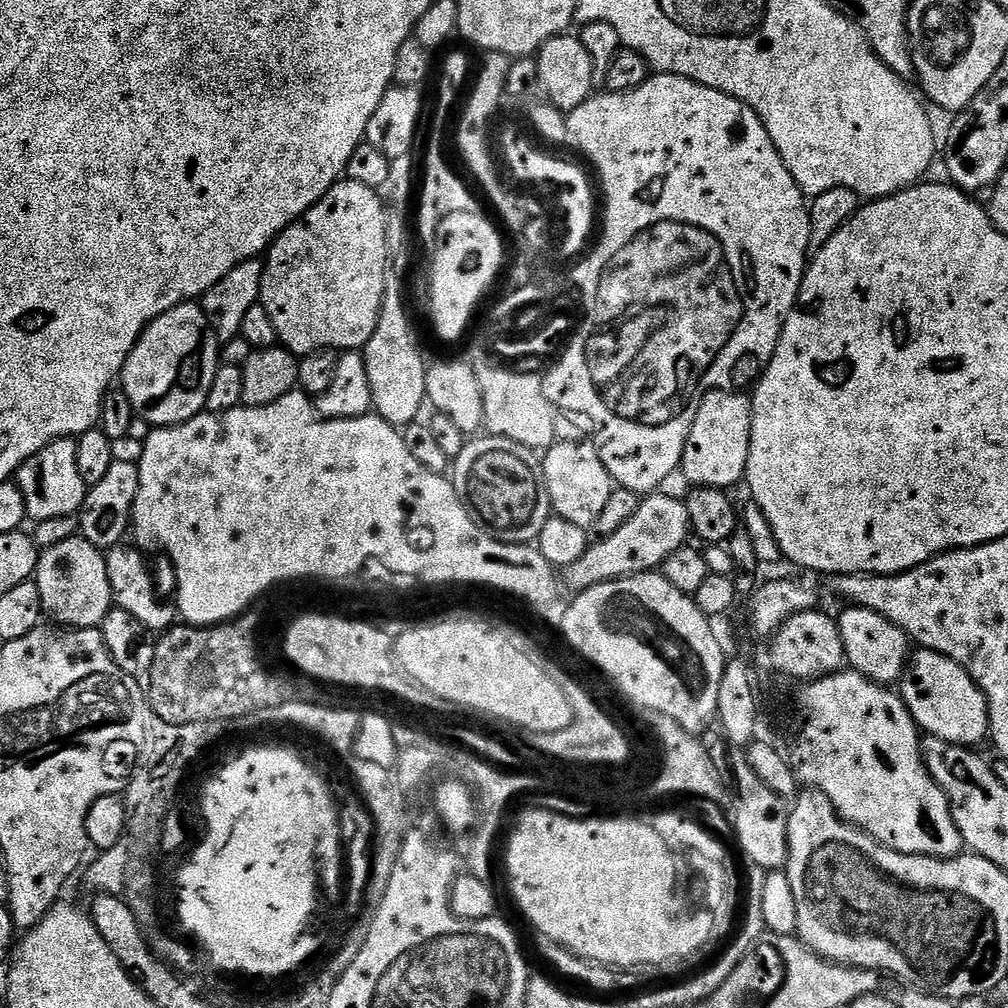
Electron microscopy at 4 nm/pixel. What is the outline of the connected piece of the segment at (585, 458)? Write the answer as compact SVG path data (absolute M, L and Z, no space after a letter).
M561 440L543 453L542 463L544 485L553 513L566 518L566 522L574 522L574 526L591 529L598 514L602 514L614 487L606 466L602 466L595 443Z

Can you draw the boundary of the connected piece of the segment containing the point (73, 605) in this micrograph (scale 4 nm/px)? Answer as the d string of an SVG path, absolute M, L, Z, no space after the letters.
M73 538L59 546L43 549L34 579L45 613L49 617L52 615L57 625L73 630L103 625L114 607L104 557L101 549L83 538Z

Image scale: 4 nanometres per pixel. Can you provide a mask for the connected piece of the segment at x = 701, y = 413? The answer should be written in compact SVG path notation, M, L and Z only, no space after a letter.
M715 388L706 393L698 406L698 414L694 414L694 426L690 426L690 434L686 438L686 446L682 454L679 471L689 480L689 485L698 488L722 488L732 490L736 483L745 479L750 454L750 438L752 437L752 401L743 391L723 392Z

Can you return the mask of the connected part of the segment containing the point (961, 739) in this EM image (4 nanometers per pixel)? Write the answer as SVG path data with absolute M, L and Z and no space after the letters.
M917 647L911 653L898 681L898 695L921 733L965 746L976 746L989 735L988 703L982 690L958 662L934 650Z

